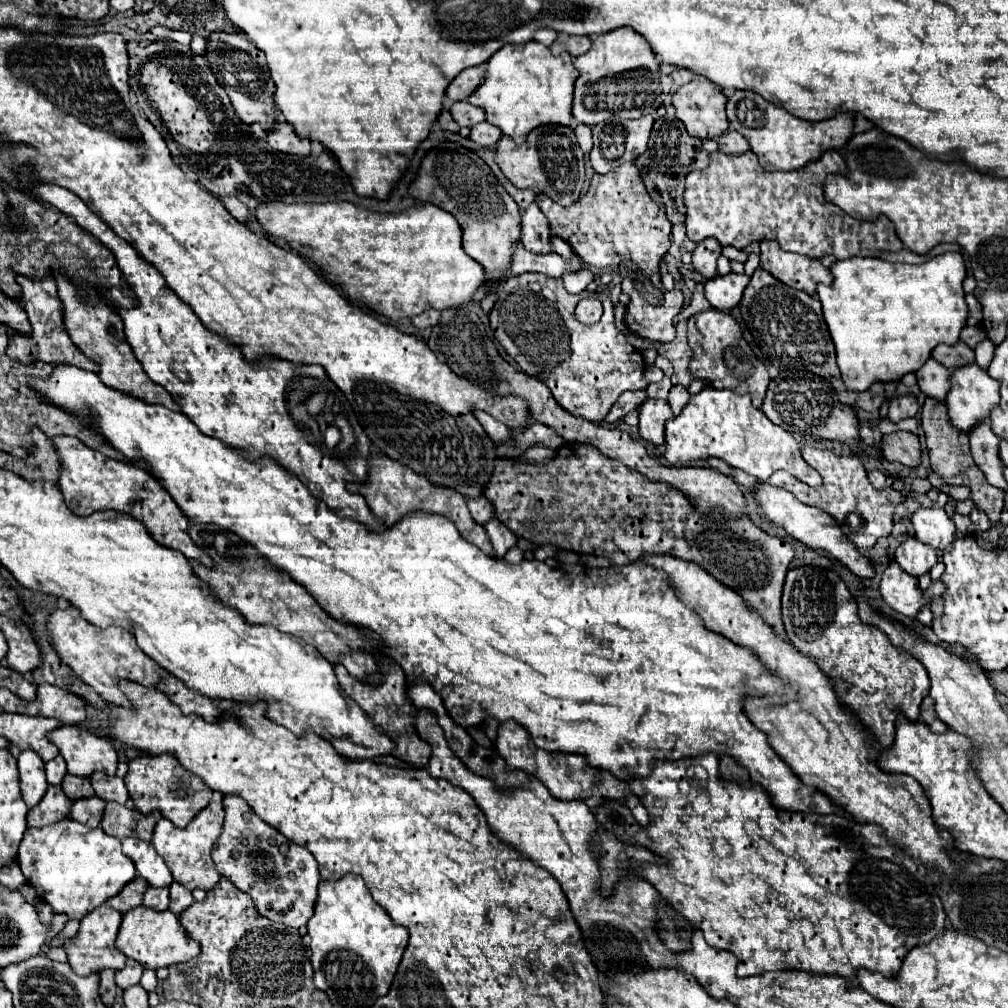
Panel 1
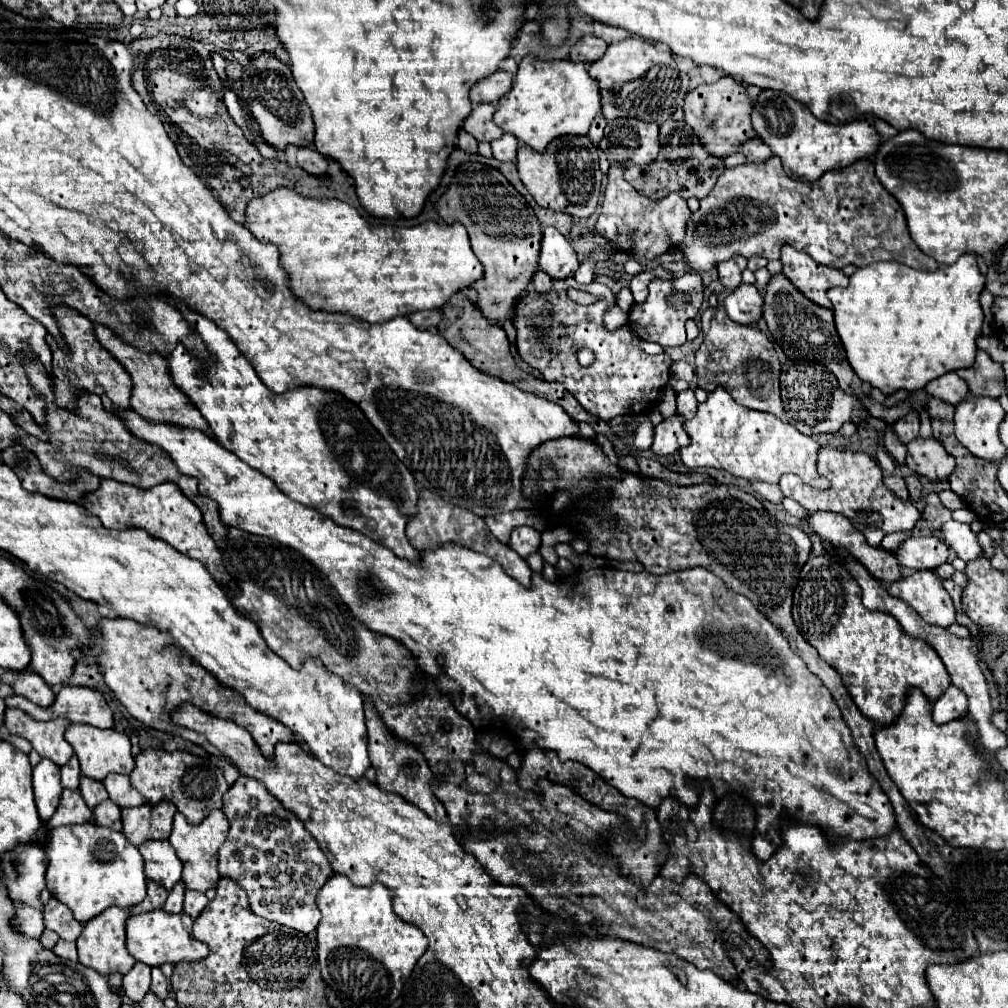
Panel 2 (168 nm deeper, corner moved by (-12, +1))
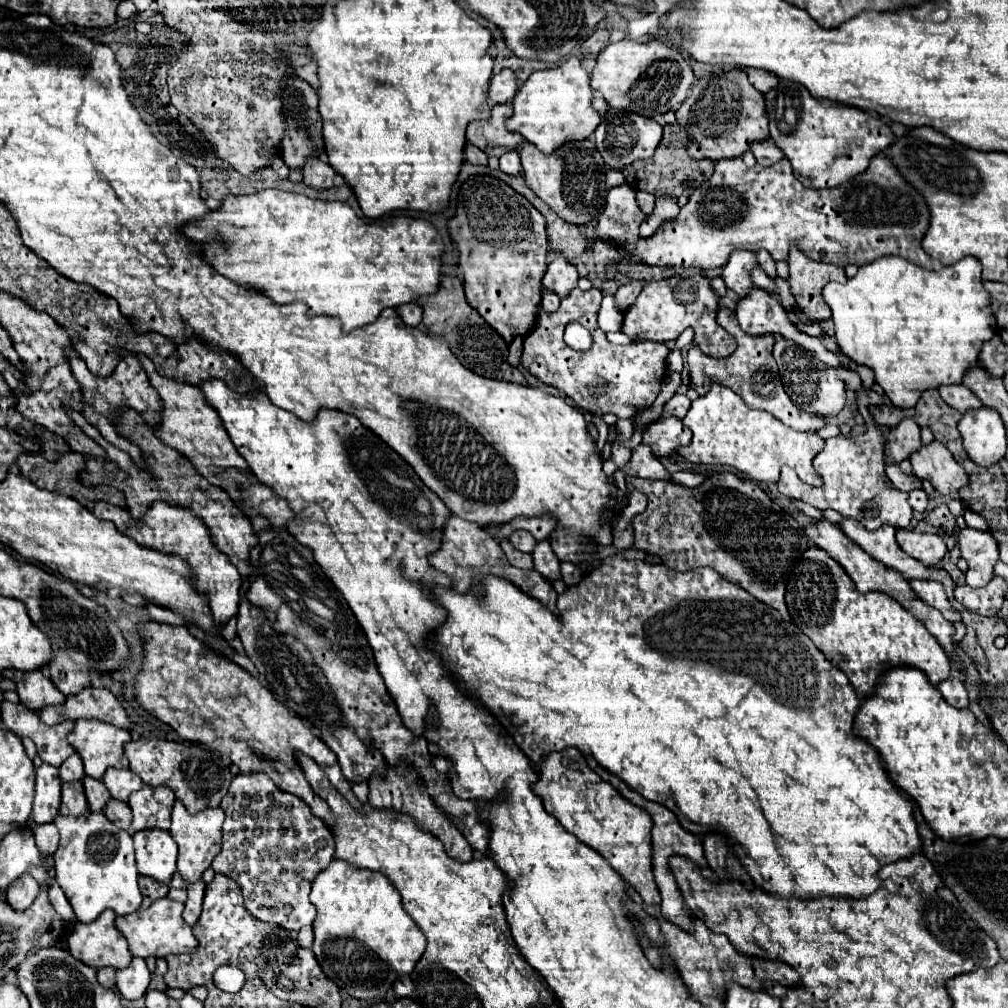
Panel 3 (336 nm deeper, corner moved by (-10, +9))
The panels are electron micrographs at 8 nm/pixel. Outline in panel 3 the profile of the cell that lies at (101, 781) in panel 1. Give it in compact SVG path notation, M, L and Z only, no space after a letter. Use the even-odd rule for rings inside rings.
M107 769L103 783L109 789L111 797L115 797L117 801L127 801L131 793L143 787L143 781L139 779L139 775L135 775L129 769Z

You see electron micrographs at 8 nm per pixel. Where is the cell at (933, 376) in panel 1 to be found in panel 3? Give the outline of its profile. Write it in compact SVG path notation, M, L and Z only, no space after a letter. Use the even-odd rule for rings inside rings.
M945 385L945 387L939 387L939 393L943 401L949 407L955 407L959 413L967 413L981 407L979 399L965 385Z

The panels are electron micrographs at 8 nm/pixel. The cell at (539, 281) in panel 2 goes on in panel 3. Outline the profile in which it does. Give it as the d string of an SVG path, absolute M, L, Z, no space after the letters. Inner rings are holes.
M543 291L543 301L541 301L541 307L547 311L547 313L551 313L551 311L557 311L559 309L559 303L561 303L561 299L555 295L555 293L551 293L551 291Z

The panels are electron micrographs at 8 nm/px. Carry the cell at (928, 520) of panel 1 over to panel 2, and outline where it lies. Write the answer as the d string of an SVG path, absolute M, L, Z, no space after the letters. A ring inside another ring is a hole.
M949 519L943 527L941 527L941 535L943 541L957 553L957 557L961 557L963 561L971 561L975 557L979 557L983 551L977 543L977 535L969 529L967 523Z

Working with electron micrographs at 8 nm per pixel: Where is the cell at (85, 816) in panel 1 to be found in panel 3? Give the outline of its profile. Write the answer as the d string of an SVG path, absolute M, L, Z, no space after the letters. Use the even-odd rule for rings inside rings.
M111 799L111 801L105 805L103 813L105 813L107 819L111 819L111 823L115 823L117 827L121 827L121 829L125 829L125 831L131 829L133 813L131 813L131 809L129 809L127 803L117 801L117 799Z

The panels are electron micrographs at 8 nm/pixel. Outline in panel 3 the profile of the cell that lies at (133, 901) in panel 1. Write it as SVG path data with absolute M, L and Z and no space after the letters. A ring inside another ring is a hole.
M141 877L141 893L143 893L143 903L141 903L141 907L149 907L149 903L165 897L167 891L169 891L167 885L157 883L157 881L149 879L149 877Z

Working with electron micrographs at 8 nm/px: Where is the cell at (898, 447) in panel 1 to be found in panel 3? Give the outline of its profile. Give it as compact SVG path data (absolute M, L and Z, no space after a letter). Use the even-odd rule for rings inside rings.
M939 441L921 447L917 453L911 455L909 461L913 465L913 475L931 481L931 485L941 495L957 493L961 487L969 483L963 467L959 467L959 463L953 459L947 447L943 447L943 443Z

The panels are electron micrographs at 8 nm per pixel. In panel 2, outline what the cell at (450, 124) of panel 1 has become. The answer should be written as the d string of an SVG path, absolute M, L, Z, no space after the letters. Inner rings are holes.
M459 129L457 147L461 147L463 151L469 151L469 153L477 153L477 139L473 139L473 135L469 135L465 129Z

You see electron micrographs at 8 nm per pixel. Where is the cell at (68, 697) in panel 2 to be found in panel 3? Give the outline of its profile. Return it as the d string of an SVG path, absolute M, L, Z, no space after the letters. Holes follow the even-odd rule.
M95 687L83 689L77 695L69 695L63 705L41 709L39 717L47 725L61 723L63 719L73 719L73 721L101 719L115 727L125 727L125 729L131 727L127 713L123 705L117 701L117 697L107 689L95 689Z

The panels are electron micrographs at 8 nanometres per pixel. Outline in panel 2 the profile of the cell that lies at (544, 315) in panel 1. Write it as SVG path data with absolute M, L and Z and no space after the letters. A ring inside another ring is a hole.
M573 277L569 279L553 279L553 287L549 293L541 295L537 291L527 293L523 297L519 297L519 301L513 307L513 325L517 331L517 351L521 355L523 361L527 361L531 367L539 369L543 379L547 381L559 381L583 407L585 411L589 411L591 415L609 421L615 415L625 415L625 413L647 413L655 407L655 403L659 401L667 381L671 379L669 367L671 367L671 357L667 353L661 355L648 355L635 343L637 335L633 335L633 329L629 325L621 325L615 331L609 331L603 323L603 315L609 307L613 307L617 303L617 297L611 293L609 287L601 285L601 283L591 283L591 285L579 285ZM575 287L581 291L587 291L591 295L595 295L595 303L591 305L579 305L575 301L569 299L567 289ZM579 349L591 349L595 353L595 361L589 367L579 365L577 361L577 351Z

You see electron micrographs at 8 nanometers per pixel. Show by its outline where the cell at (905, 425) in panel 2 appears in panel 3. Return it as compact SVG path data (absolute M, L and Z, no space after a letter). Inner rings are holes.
M903 419L897 429L893 429L887 437L887 449L885 453L893 463L901 463L909 459L915 451L921 447L919 437L919 425L913 419Z

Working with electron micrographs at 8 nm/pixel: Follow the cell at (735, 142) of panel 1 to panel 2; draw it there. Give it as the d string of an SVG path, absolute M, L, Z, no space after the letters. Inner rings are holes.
M753 137L753 139L745 141L745 143L741 143L739 151L747 157L747 161L755 161L755 163L765 161L765 159L769 159L773 155L771 149L759 137Z

